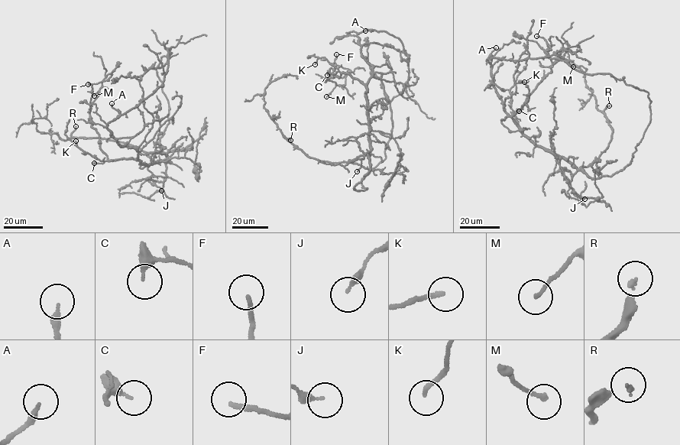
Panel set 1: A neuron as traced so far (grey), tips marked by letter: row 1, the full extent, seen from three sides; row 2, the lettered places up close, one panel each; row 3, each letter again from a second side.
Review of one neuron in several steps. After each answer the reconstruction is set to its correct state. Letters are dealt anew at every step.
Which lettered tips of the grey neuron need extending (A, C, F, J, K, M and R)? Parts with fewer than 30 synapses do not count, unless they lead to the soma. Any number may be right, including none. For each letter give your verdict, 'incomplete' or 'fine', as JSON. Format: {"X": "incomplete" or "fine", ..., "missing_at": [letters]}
{"A": "fine", "C": "fine", "F": "fine", "J": "fine", "K": "fine", "M": "fine", "R": "incomplete", "missing_at": ["R"]}

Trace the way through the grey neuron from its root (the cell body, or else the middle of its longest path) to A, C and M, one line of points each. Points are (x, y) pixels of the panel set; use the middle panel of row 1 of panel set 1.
A: (370, 150), (366, 94), (373, 69), (361, 54), (357, 35), (373, 30), (365, 30)
C: (370, 150), (367, 90), (364, 85), (348, 74), (338, 71), (327, 75)
M: (370, 150), (364, 85), (341, 73), (339, 76), (327, 78), (325, 81), (331, 80), (335, 86), (326, 96)

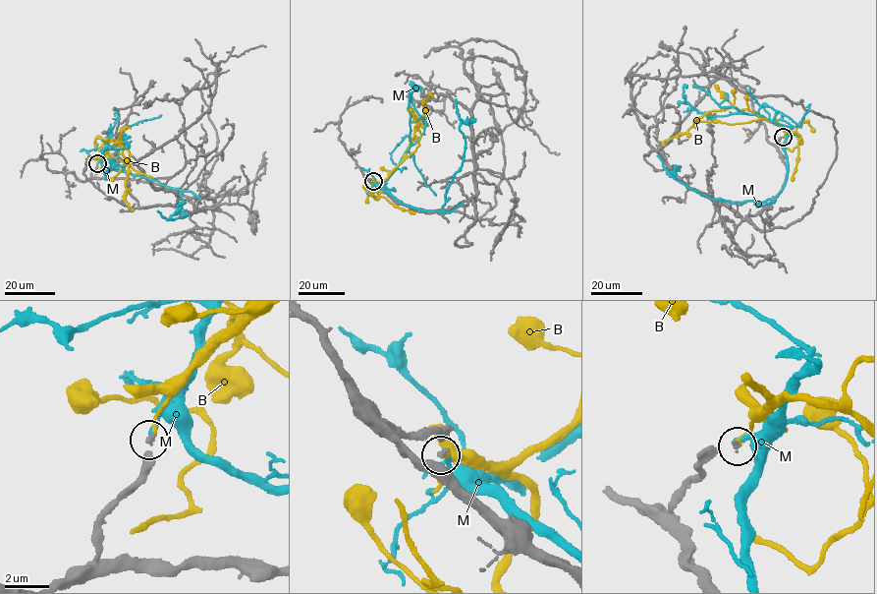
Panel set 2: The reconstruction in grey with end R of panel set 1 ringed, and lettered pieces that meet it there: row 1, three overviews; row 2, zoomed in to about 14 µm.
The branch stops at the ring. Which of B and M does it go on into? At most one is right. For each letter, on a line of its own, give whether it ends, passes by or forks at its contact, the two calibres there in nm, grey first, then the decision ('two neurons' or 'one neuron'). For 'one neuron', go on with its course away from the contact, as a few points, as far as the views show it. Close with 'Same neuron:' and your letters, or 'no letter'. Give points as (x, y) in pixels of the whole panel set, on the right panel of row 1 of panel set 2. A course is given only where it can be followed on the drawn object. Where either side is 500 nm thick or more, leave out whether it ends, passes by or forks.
B: it ends there; 150 nm thick on the grey side, 130 nm on the other; two neurons
M: it ends there; 150 nm thick on the grey side, 220 nm on the other; two neurons
Same neuron: no letter

